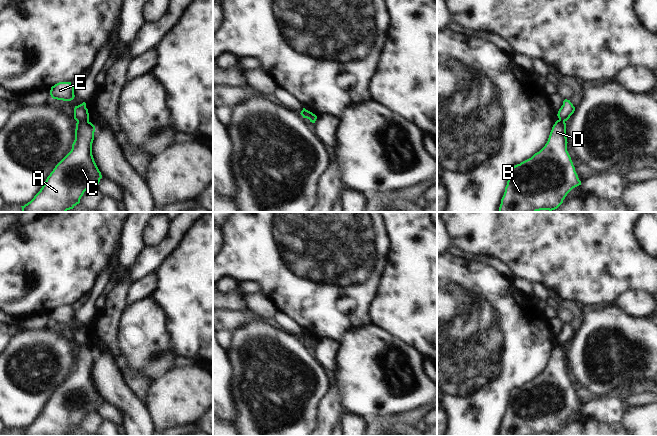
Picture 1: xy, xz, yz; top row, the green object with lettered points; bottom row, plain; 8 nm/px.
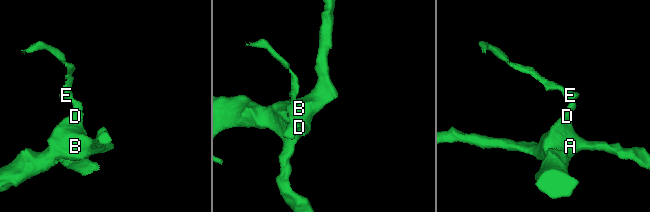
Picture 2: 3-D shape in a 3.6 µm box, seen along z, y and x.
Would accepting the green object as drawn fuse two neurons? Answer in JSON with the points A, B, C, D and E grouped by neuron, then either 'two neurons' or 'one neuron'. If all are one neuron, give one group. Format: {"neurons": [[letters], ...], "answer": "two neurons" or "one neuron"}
{"neurons": [["A", "B", "C", "D"], ["E"]], "answer": "two neurons"}

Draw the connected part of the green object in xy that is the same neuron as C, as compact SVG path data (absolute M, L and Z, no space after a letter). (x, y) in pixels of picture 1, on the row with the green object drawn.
M77 121L71 151L55 166L34 198L21 206L22 212L66 212L80 203L86 190L97 187L102 175L92 155L94 132L91 122Z

